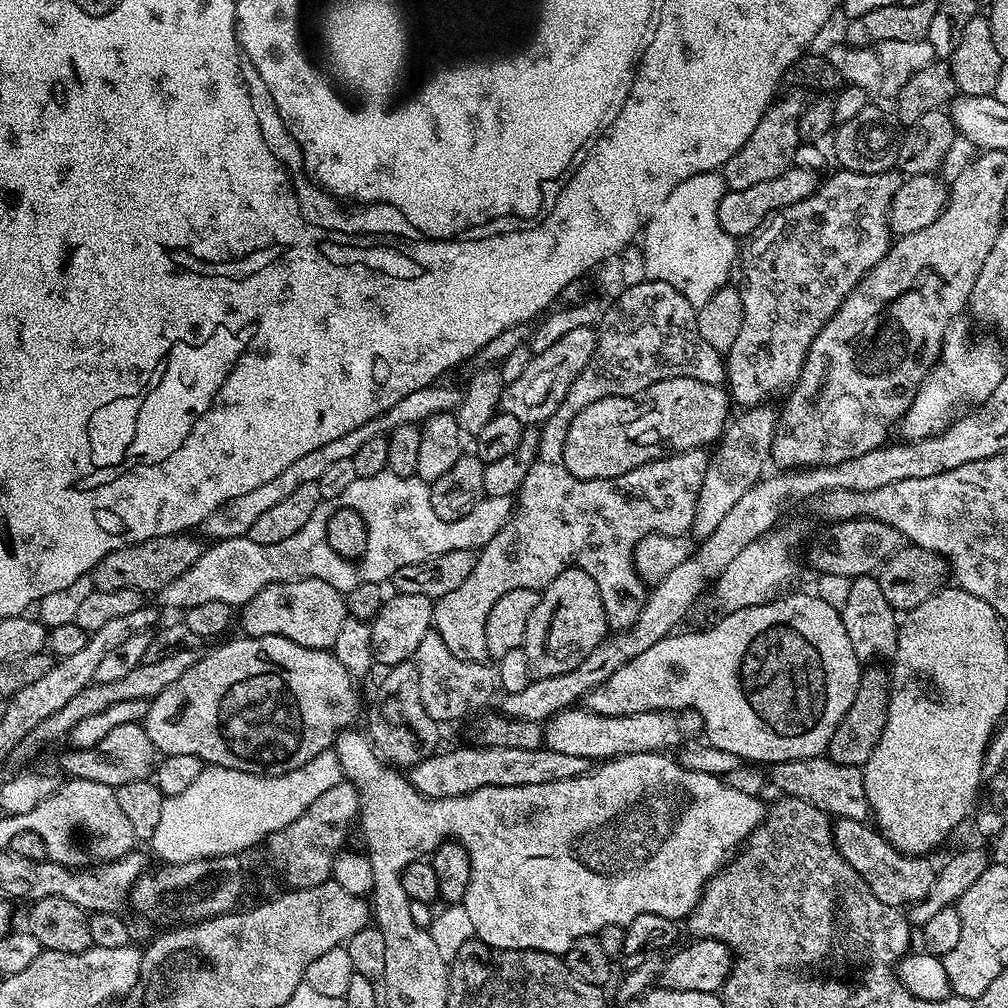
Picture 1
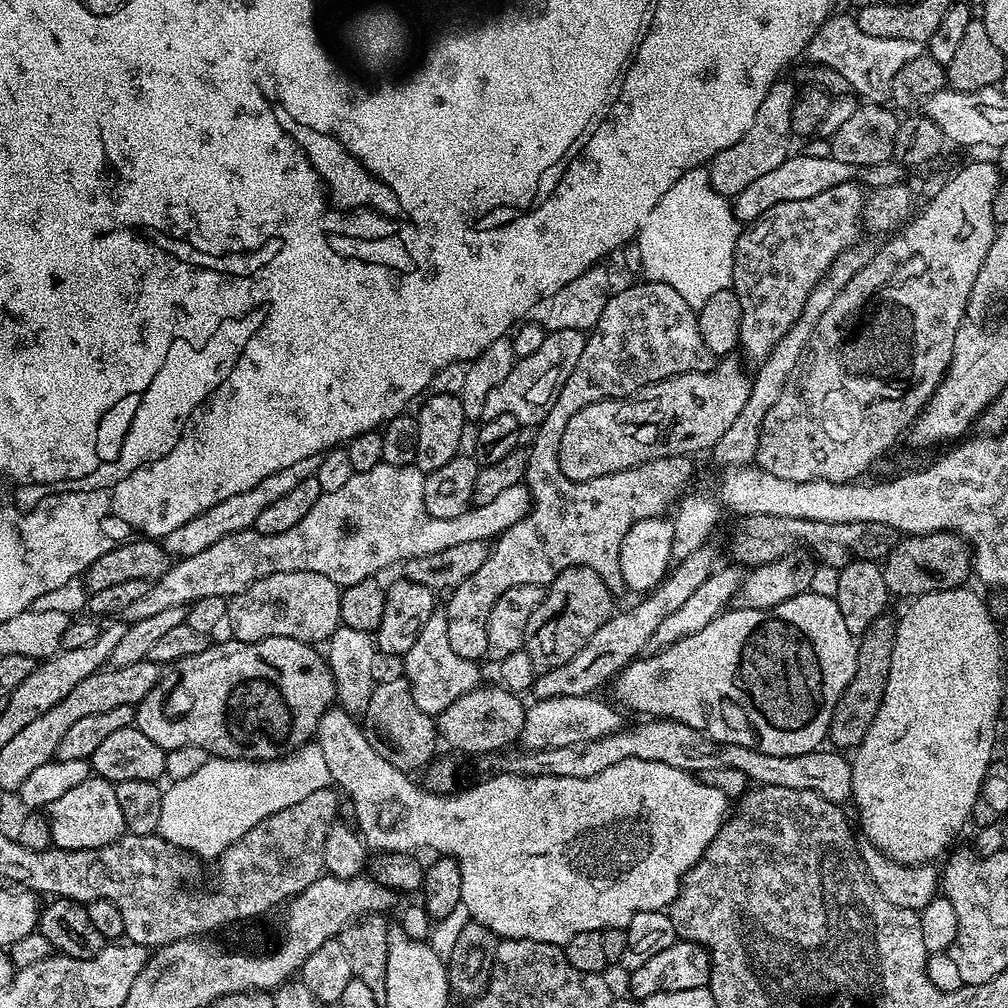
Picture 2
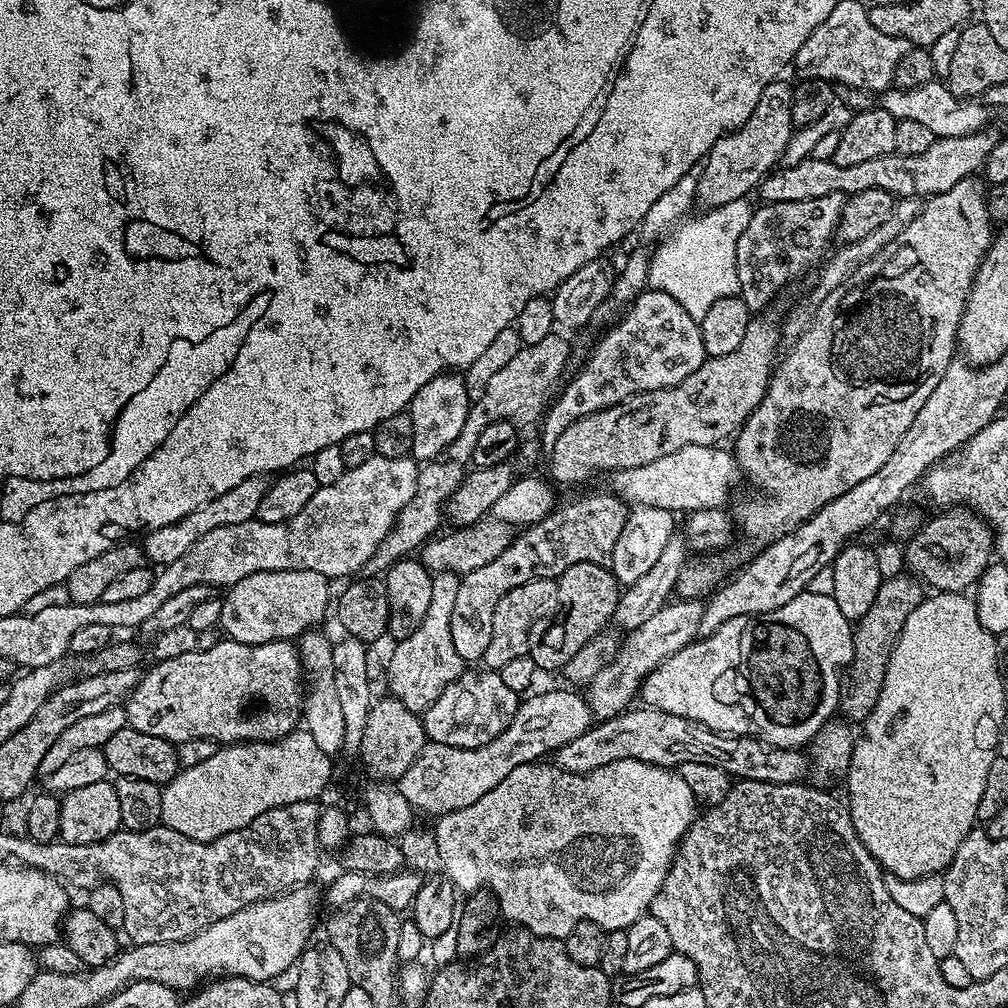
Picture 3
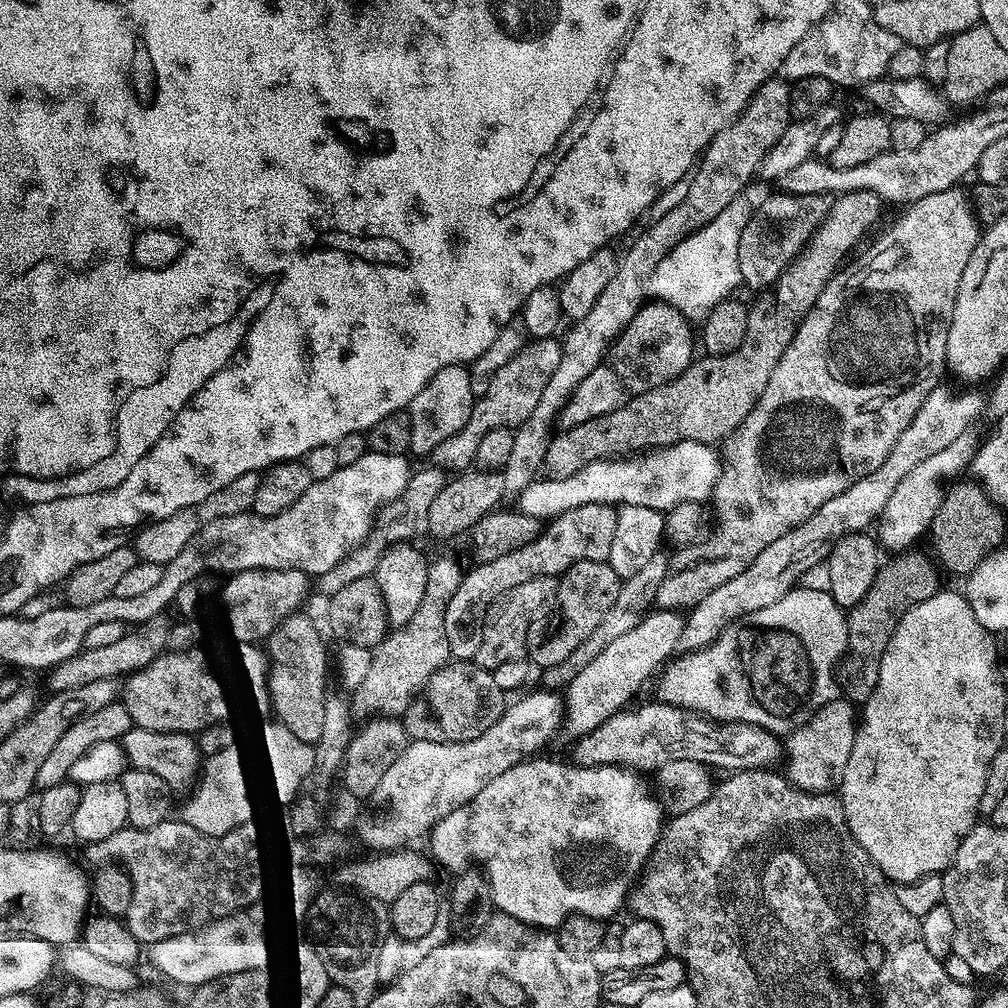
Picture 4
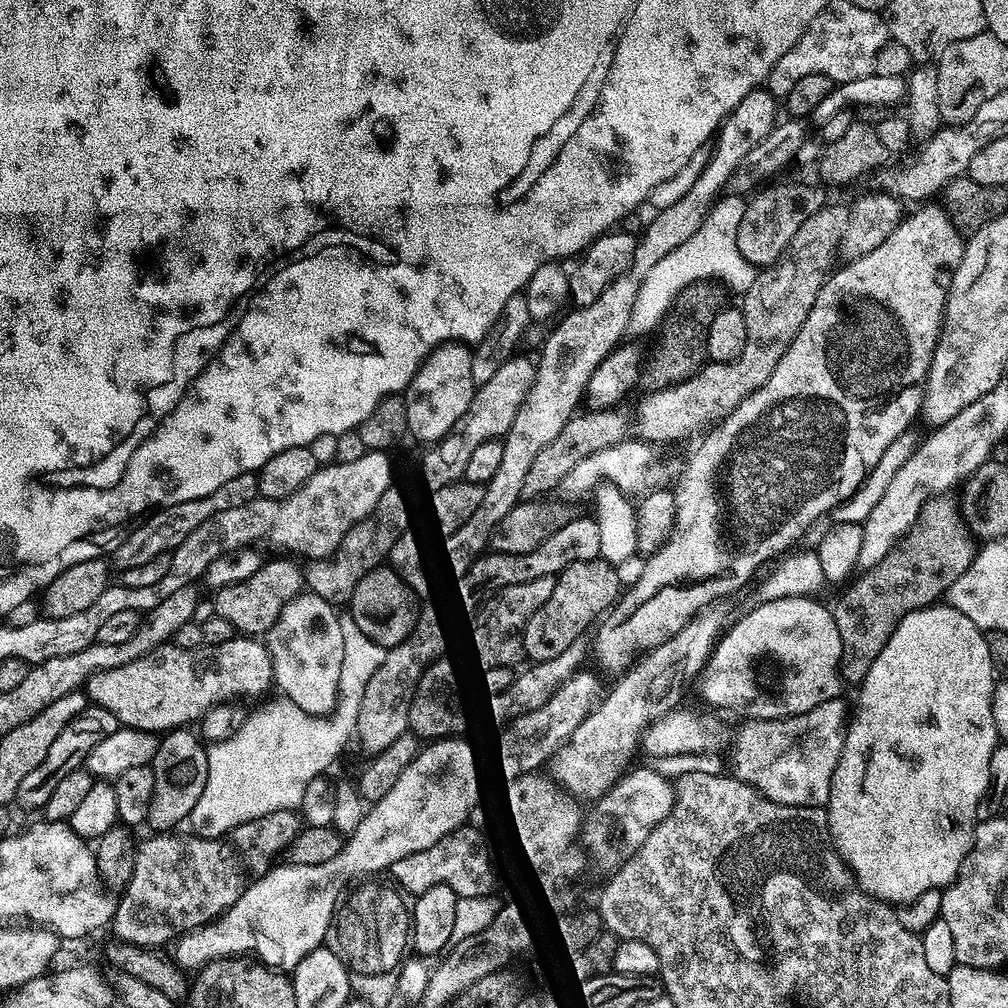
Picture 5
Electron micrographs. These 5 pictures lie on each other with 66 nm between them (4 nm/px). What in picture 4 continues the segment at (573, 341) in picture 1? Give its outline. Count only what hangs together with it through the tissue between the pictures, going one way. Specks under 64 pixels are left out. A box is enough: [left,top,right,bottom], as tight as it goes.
[434,338,561,469]

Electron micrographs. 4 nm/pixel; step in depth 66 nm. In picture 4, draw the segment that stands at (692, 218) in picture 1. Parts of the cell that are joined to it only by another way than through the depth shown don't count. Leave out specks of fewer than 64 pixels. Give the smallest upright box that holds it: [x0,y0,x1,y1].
[650,198,754,314]

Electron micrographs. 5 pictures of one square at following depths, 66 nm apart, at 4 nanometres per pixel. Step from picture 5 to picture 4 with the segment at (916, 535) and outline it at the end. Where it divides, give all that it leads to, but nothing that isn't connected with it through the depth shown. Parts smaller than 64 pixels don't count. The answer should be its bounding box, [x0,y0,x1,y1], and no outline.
[838,550,941,702]

